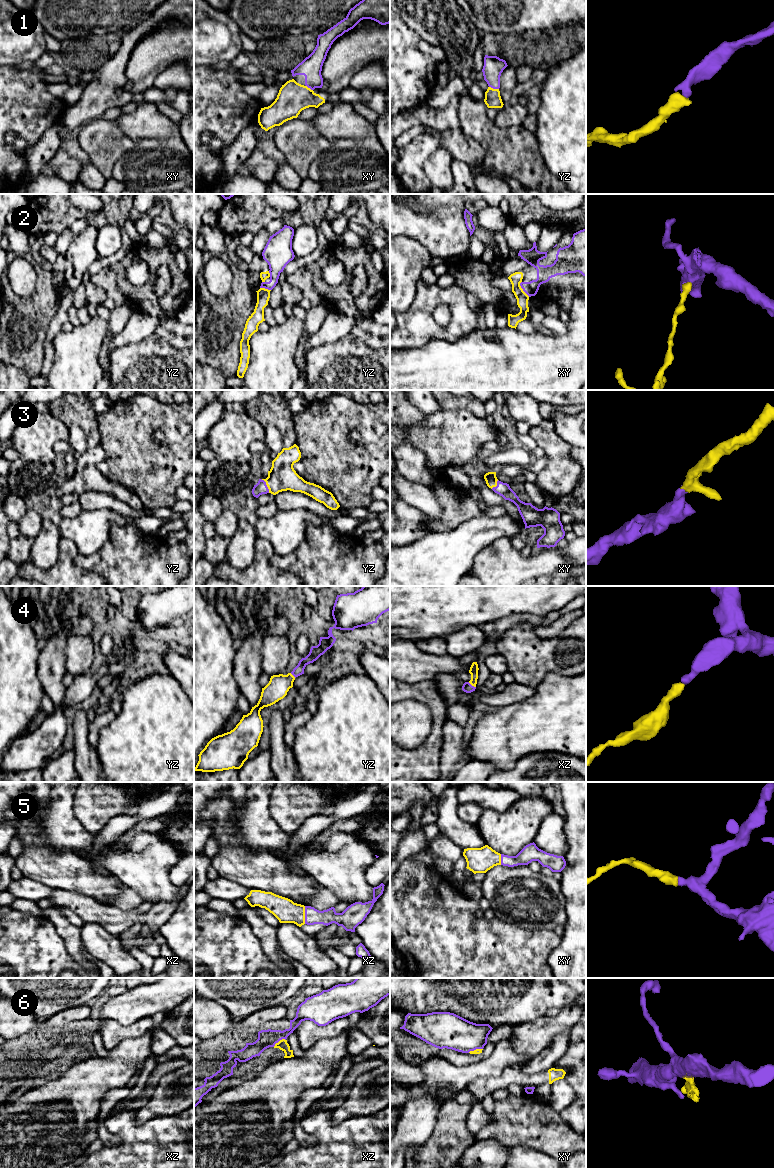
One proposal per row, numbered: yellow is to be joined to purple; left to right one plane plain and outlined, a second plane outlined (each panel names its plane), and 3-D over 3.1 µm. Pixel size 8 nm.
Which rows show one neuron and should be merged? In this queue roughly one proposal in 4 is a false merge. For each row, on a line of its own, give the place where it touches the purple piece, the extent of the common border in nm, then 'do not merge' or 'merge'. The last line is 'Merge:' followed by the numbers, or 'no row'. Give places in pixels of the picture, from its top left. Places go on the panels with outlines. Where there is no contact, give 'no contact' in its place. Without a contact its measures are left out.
1: yz (494, 88) | 80 nm | merge
2: xy (522, 288) | 140 nm | do not merge
3: yz (266, 485) | 130 nm | merge
4: xz (471, 685) | 80 nm | merge
5: xz (305, 915) | 140 nm | merge
6: xz (279, 1040) | 120 nm | do not merge
Merge: 1, 3, 4, 5

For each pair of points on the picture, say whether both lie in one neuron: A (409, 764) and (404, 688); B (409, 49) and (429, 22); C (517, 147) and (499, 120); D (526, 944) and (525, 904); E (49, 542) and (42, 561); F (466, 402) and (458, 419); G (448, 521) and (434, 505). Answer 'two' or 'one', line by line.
A: one
B: two
C: two
D: two
E: one
F: two
G: two

